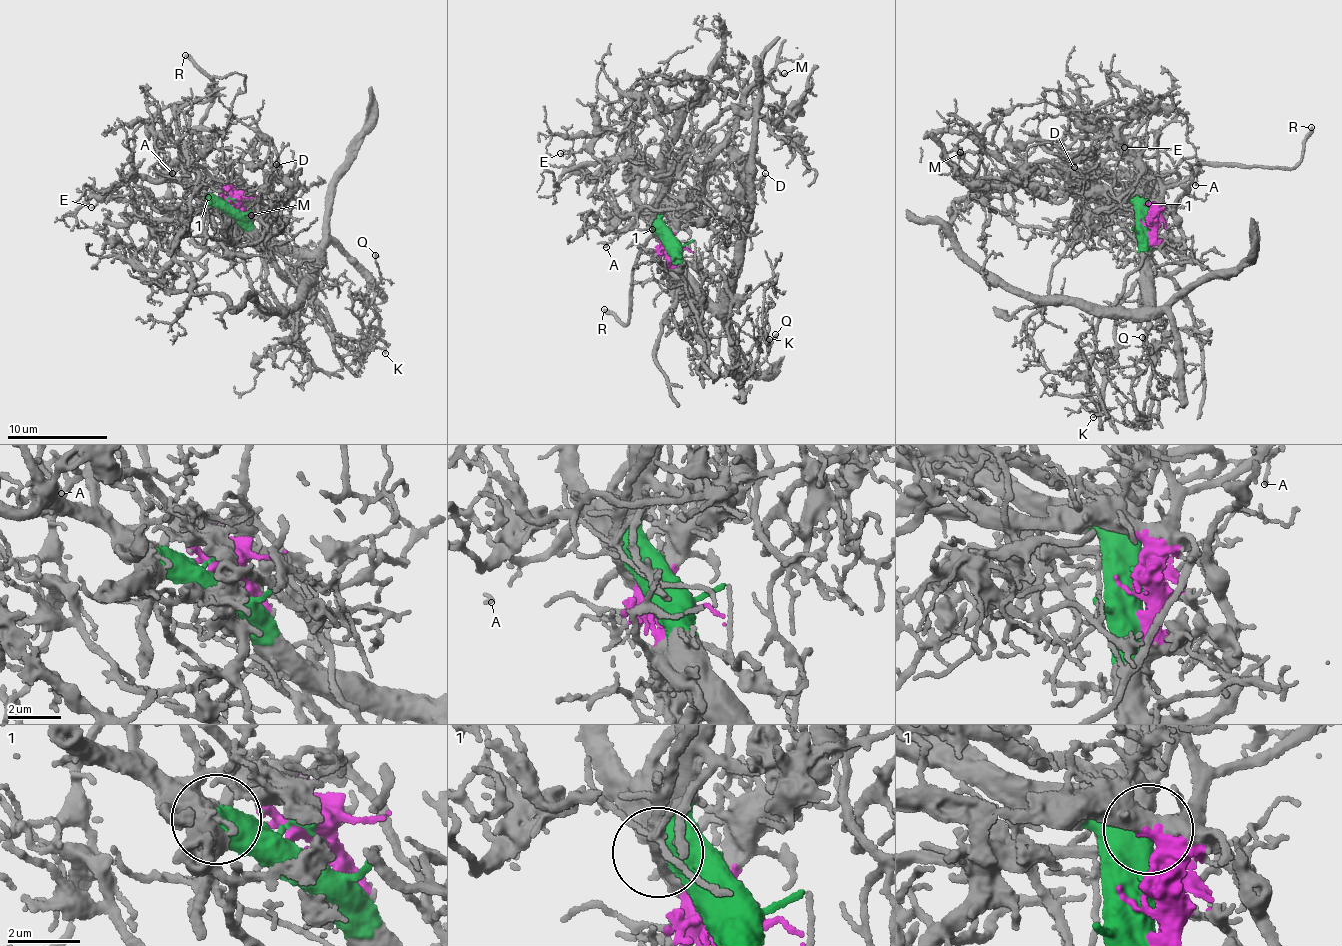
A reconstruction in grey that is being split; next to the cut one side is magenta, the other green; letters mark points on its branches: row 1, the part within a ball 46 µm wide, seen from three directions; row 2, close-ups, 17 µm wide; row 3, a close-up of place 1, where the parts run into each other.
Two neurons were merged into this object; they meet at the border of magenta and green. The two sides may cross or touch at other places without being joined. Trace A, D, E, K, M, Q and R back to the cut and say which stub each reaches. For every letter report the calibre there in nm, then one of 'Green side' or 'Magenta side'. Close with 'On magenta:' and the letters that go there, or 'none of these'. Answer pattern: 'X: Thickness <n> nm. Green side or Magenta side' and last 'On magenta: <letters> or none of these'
A: Thickness 110 nm. Green side
D: Thickness 90 nm. Magenta side
E: Thickness 110 nm. Green side
K: Thickness 160 nm. Magenta side
M: Thickness 140 nm. Magenta side
Q: Thickness 140 nm. Green side
R: Thickness 260 nm. Magenta side
On magenta: D, K, M, R

